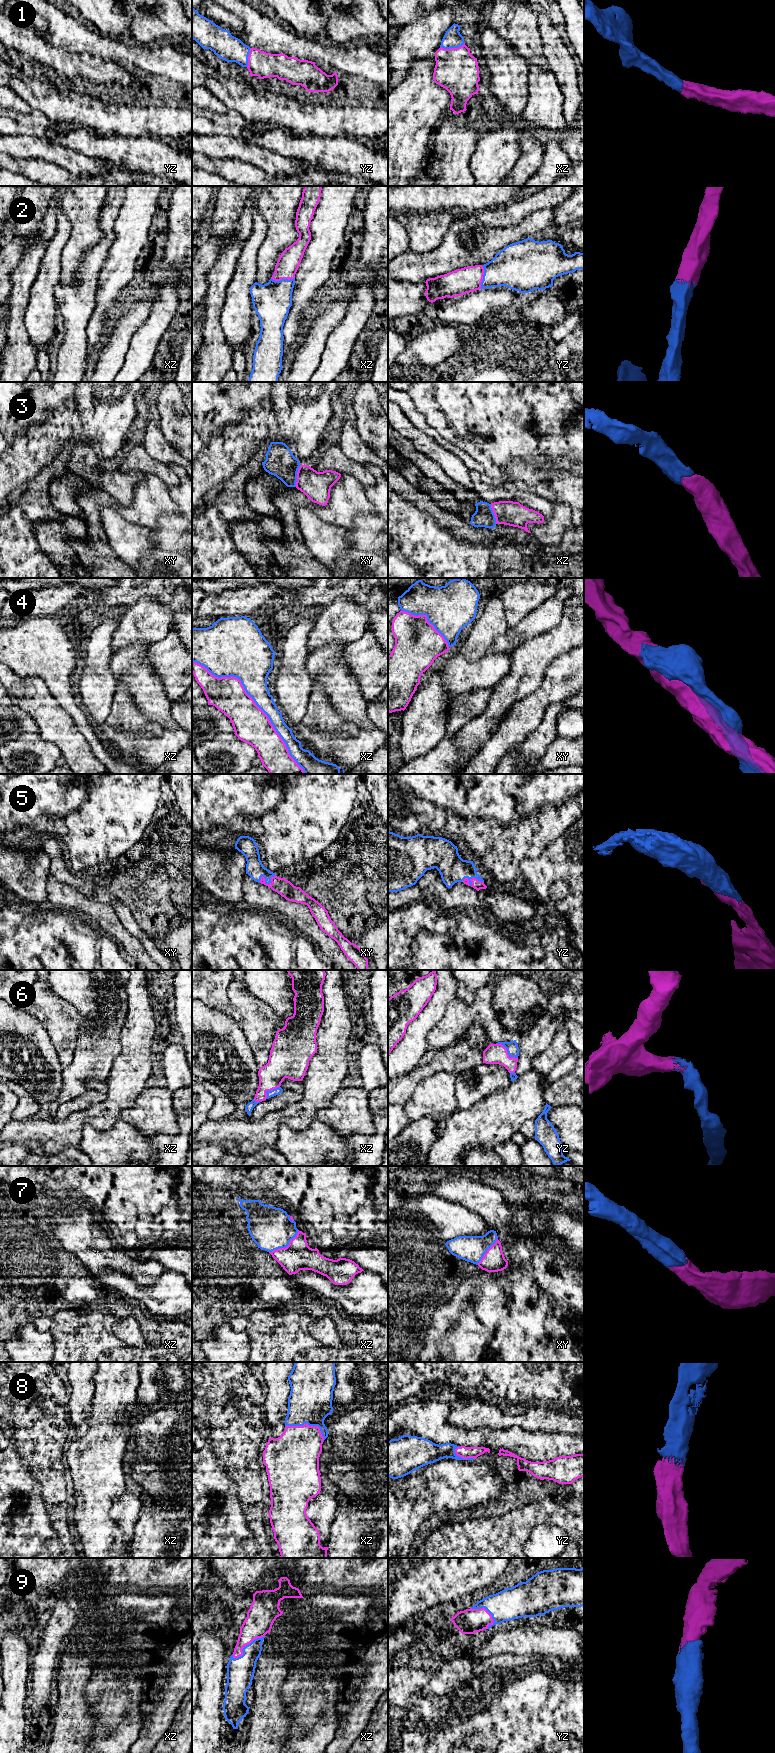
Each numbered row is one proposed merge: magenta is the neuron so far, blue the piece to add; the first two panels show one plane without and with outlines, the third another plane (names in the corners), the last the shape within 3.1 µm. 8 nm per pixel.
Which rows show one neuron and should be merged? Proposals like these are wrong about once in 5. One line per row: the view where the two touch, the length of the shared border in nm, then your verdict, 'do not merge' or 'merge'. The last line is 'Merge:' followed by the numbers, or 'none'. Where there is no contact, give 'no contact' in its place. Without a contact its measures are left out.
1: contact in xz; length 200 nm; merge
2: contact in xz; length 190 nm; merge
3: contact in xy; length 170 nm; merge
4: contact in xz; length 1300 nm; do not merge
5: contact in yz; length 180 nm; merge
6: contact in yz; length 220 nm; merge
7: contact in xz; length 300 nm; merge
8: contact in xz; length 340 nm; merge
9: contact in xz; length 320 nm; merge
Merge: 1, 2, 3, 5, 6, 7, 8, 9

